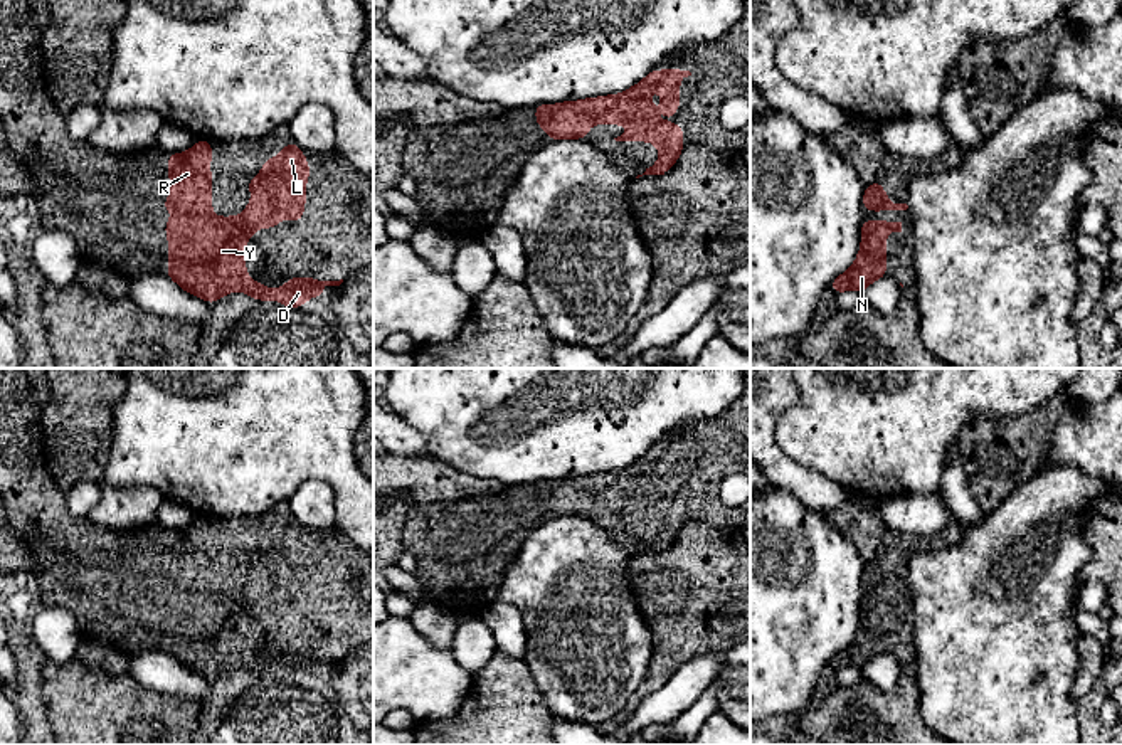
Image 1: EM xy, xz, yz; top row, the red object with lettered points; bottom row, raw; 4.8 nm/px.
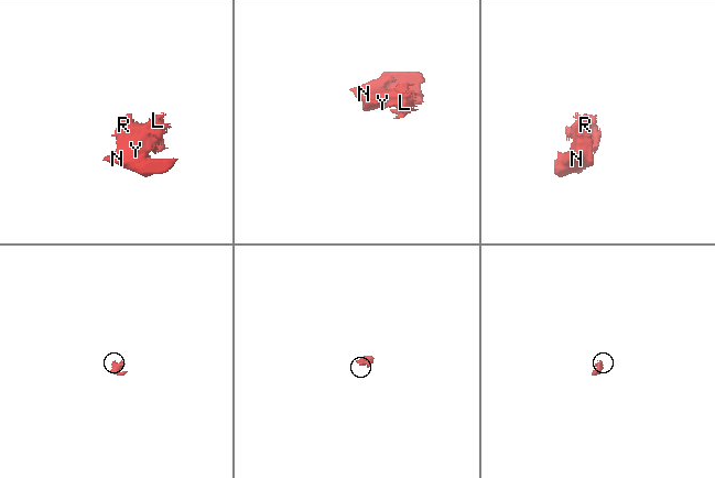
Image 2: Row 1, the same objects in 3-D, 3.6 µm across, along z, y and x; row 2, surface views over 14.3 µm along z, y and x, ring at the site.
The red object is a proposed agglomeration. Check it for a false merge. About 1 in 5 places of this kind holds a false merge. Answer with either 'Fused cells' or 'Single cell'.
Single cell

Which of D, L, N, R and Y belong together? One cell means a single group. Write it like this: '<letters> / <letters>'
D L N R Y

